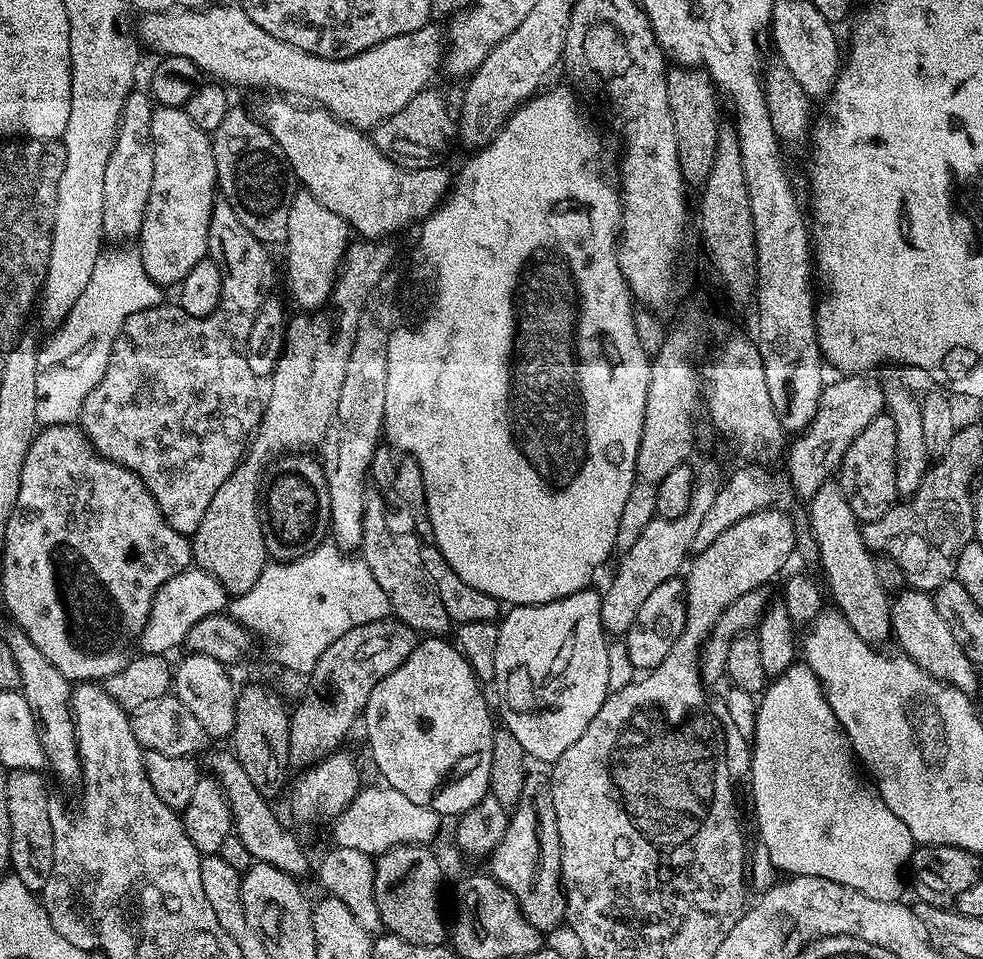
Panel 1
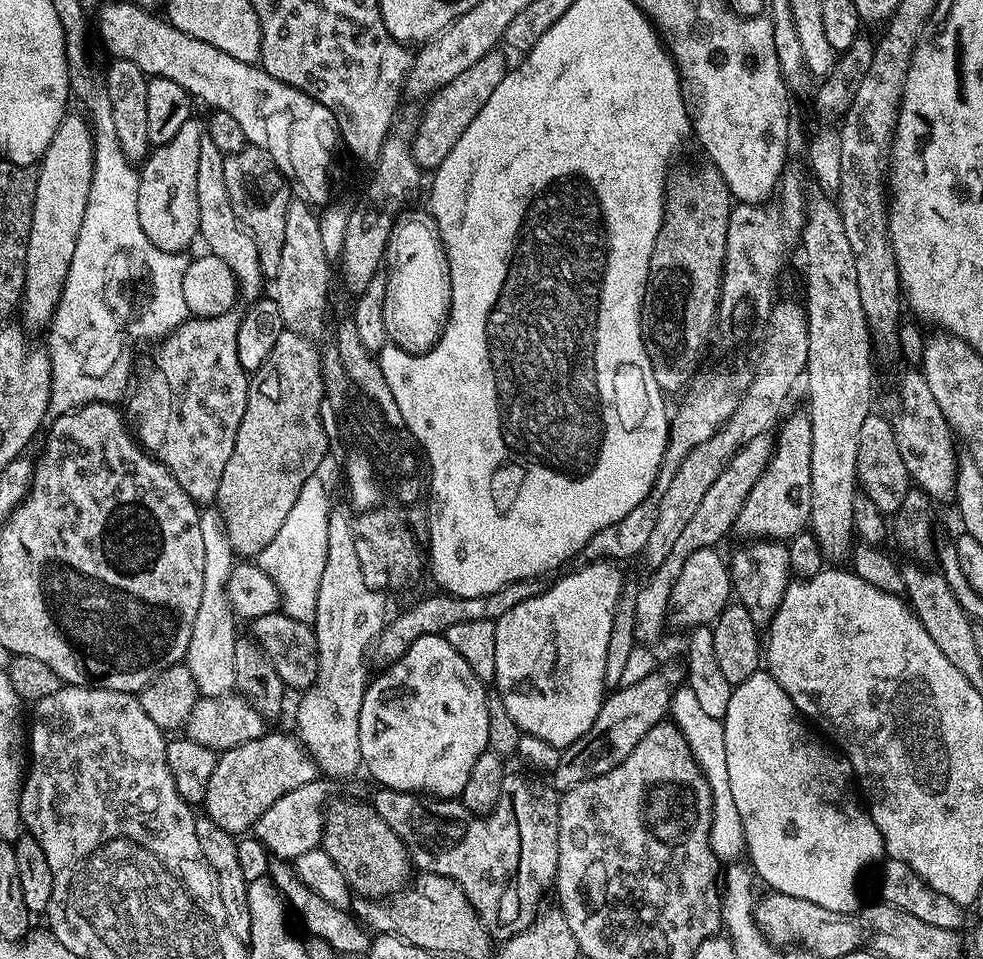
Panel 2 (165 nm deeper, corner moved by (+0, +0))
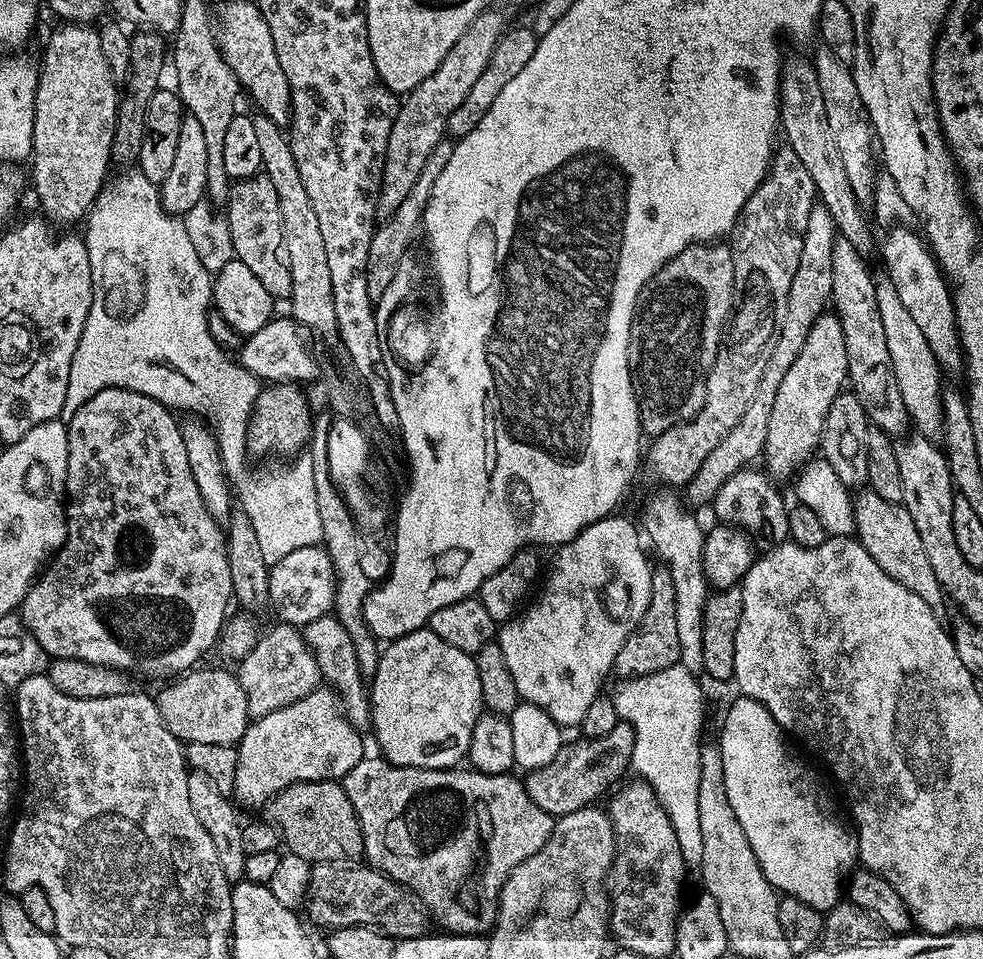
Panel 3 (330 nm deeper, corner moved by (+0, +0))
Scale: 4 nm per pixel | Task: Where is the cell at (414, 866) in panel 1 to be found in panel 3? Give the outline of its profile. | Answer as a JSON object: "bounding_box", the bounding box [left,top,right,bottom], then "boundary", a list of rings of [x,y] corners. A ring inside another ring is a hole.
{"bounding_box":[266,780,363,864],"boundary":[[[315,780],[291,784],[269,800],[266,820],[275,828],[282,844],[291,855],[312,864],[330,862],[356,862],[363,857],[362,830],[358,826],[358,814],[346,794],[343,783],[335,780]]]}

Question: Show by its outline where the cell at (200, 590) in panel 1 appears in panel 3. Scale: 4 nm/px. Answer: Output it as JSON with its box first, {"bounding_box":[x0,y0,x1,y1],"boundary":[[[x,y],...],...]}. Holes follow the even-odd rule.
{"bounding_box":[268,544,336,626],"boundary":[[[320,544],[314,546],[302,546],[286,554],[286,558],[278,558],[278,562],[271,565],[268,570],[270,578],[270,590],[268,602],[270,612],[276,615],[275,619],[281,624],[295,624],[303,626],[314,622],[314,618],[322,618],[329,615],[336,606],[336,575],[330,554]]]}

